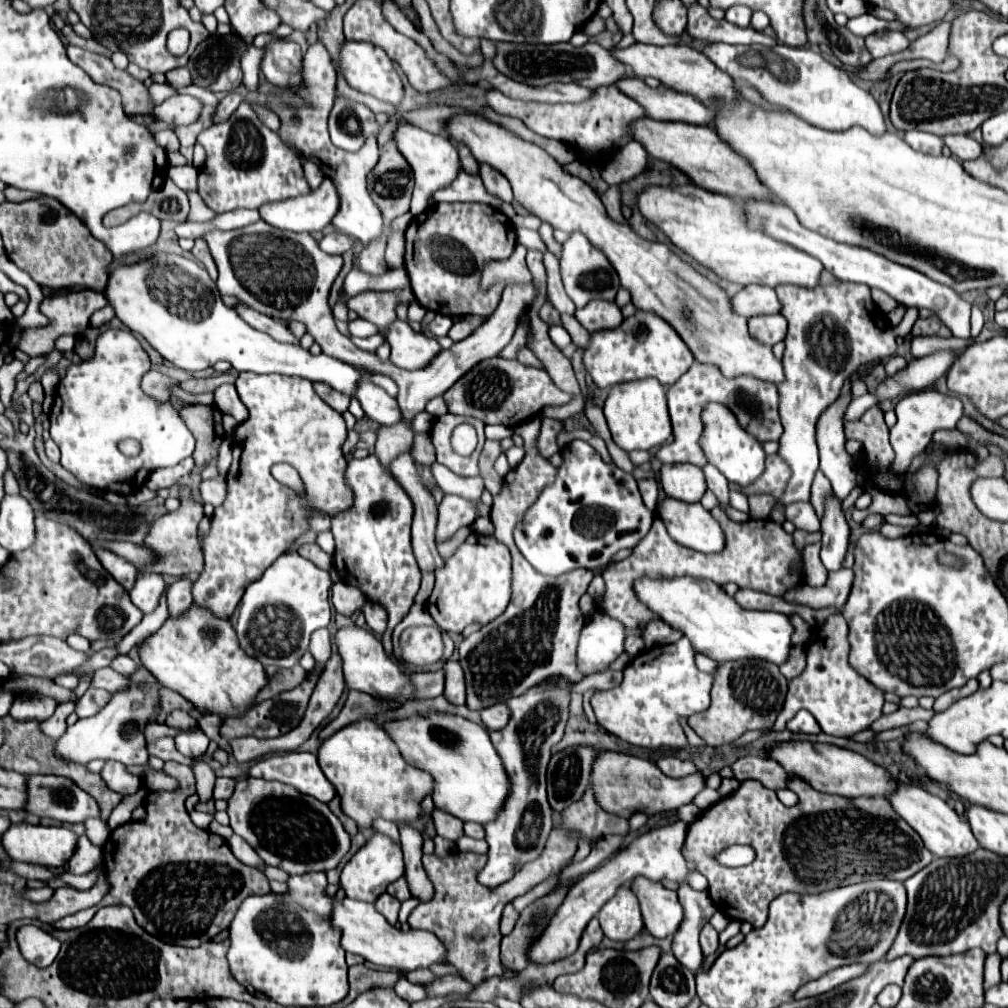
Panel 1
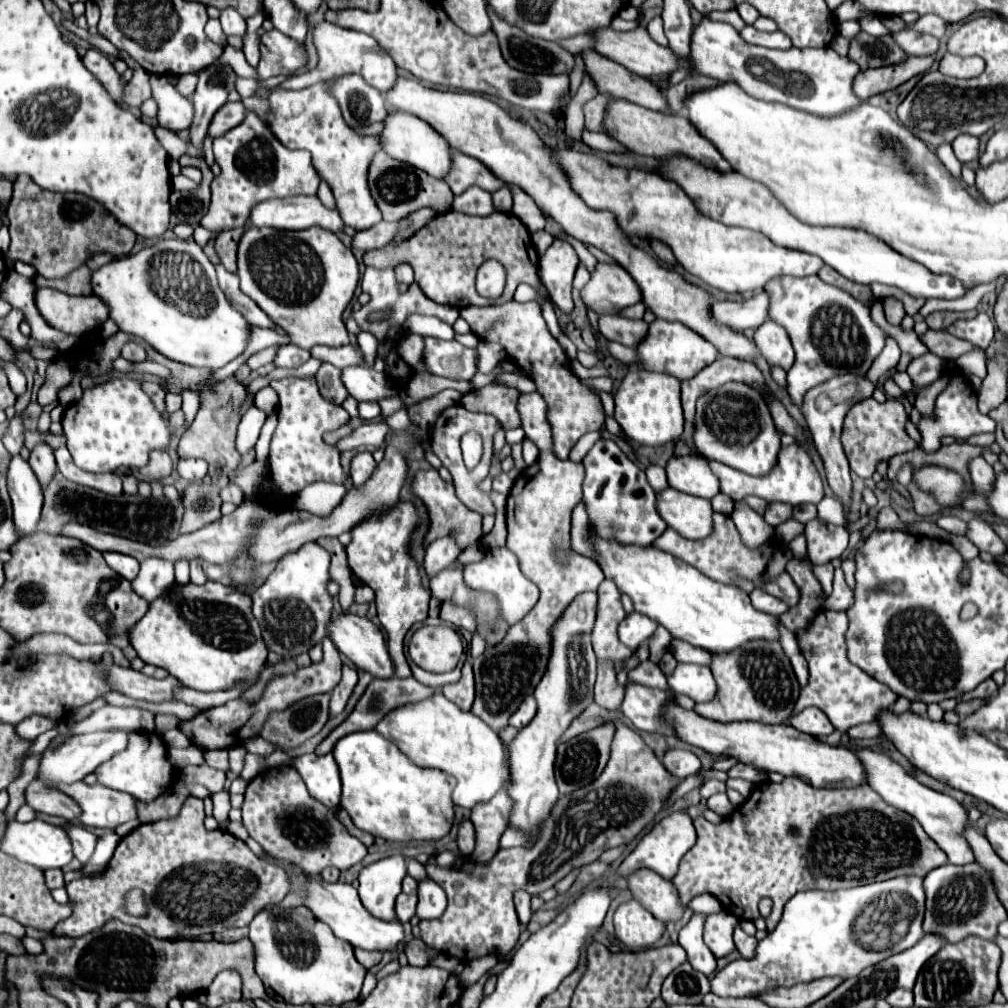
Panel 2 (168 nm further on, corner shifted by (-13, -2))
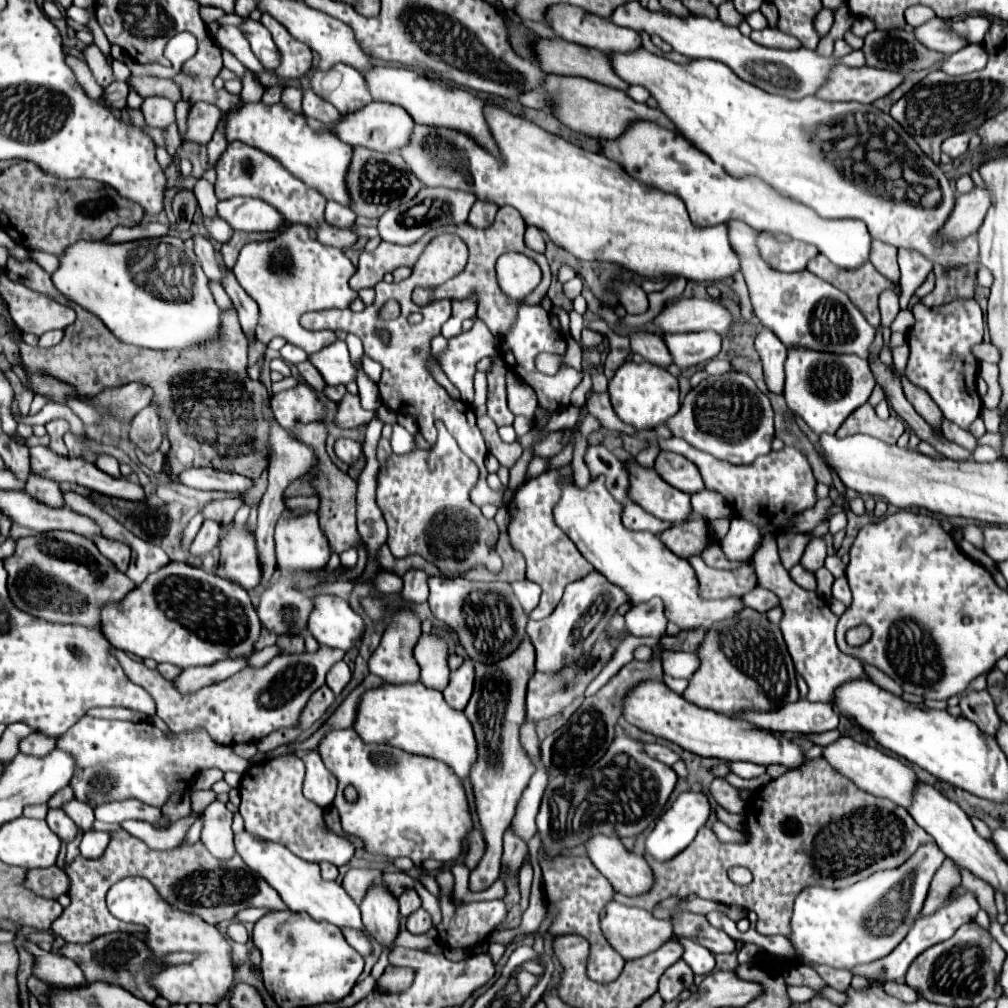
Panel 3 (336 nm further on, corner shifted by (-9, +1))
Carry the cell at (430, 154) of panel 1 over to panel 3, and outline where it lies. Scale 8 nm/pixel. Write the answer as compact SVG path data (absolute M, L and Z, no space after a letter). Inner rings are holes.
M370 102L356 112L344 114L332 126L332 132L338 138L344 138L344 142L348 142L350 146L364 146L376 152L394 152L400 146L404 146L404 142L408 142L412 134L412 126L414 126L414 120L410 118L408 112L402 110L402 106L388 104L388 102Z

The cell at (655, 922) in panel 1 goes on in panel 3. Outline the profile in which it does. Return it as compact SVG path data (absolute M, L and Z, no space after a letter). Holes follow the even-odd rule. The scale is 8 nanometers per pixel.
M596 834L588 842L584 842L584 848L596 870L600 870L604 878L608 878L616 892L638 896L650 890L654 874L648 862L644 860L644 856L626 850L620 838Z

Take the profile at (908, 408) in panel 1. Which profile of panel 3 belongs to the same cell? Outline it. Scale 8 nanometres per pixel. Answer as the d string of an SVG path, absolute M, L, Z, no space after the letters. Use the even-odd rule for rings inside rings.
M954 300L942 306L928 308L922 302L912 306L914 324L908 330L910 356L906 364L906 378L926 390L938 404L944 418L968 428L982 410L982 400L976 392L978 360L972 354L972 346L982 342L984 334L984 312L976 300Z

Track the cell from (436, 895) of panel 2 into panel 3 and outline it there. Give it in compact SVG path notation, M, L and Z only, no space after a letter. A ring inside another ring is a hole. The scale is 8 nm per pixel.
M424 908L416 910L414 914L408 916L408 922L406 922L406 928L410 934L424 934L432 928L432 920L428 916L428 912Z

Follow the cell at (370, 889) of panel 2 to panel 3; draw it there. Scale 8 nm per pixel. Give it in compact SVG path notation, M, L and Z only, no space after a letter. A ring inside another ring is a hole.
M376 880L366 898L360 904L362 922L366 932L382 944L382 948L392 950L394 940L400 932L400 914L398 914L398 900L392 894L386 894L380 880Z

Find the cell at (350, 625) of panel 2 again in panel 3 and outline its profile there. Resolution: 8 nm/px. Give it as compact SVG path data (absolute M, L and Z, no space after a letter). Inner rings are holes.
M320 594L312 598L312 612L308 616L308 632L318 640L318 644L350 650L356 640L364 634L364 620L358 616L350 604L340 596Z

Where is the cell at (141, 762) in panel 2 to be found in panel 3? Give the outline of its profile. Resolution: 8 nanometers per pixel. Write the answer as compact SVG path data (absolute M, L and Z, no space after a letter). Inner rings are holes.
M84 716L72 730L60 736L56 748L72 754L76 760L76 770L68 784L74 790L74 798L94 808L126 798L136 798L150 806L164 806L174 792L188 790L200 770L218 768L222 772L234 770L244 774L250 766L248 760L234 754L232 746L214 742L204 728L168 736L150 722L100 720L92 716Z

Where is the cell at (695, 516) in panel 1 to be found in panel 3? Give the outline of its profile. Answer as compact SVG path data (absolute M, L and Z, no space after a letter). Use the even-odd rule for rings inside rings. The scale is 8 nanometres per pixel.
M626 460L624 468L630 474L630 500L648 514L672 524L684 522L692 514L690 496L664 482L654 468L640 466L636 460Z

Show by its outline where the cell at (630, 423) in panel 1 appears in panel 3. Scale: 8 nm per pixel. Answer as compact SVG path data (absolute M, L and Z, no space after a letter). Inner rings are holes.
M632 360L624 362L616 370L614 378L610 380L608 394L610 394L612 406L614 406L616 414L622 418L622 422L632 424L638 430L666 422L680 408L678 378L672 376L666 368L660 368L660 366L650 364L650 362L640 362L640 364L632 362Z

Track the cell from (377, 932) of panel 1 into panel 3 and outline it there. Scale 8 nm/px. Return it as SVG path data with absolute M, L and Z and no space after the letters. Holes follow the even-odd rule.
M246 830L236 834L234 842L236 842L236 852L240 854L240 858L252 870L256 870L280 894L280 898L284 900L284 904L292 912L308 912L312 918L326 920L326 922L336 924L340 928L342 926L352 926L352 928L362 930L360 908L354 904L354 900L346 894L346 890L338 882L328 882L320 876L320 866L318 864L312 864L312 862L306 862L306 860L294 856L282 844L254 838Z

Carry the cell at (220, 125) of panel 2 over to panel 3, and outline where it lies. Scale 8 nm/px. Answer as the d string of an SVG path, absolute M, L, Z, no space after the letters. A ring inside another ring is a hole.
M196 102L188 114L184 142L186 144L198 144L198 146L208 144L220 118L222 118L222 112L218 106L208 104L208 102Z

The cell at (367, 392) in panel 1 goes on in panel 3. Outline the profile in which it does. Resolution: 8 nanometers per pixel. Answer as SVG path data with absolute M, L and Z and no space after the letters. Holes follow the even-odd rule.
M336 340L328 346L324 346L322 350L308 354L308 360L312 362L312 366L316 366L316 370L320 370L324 382L328 382L328 386L338 386L338 384L348 384L354 380L354 368L348 356L348 348L346 342Z

